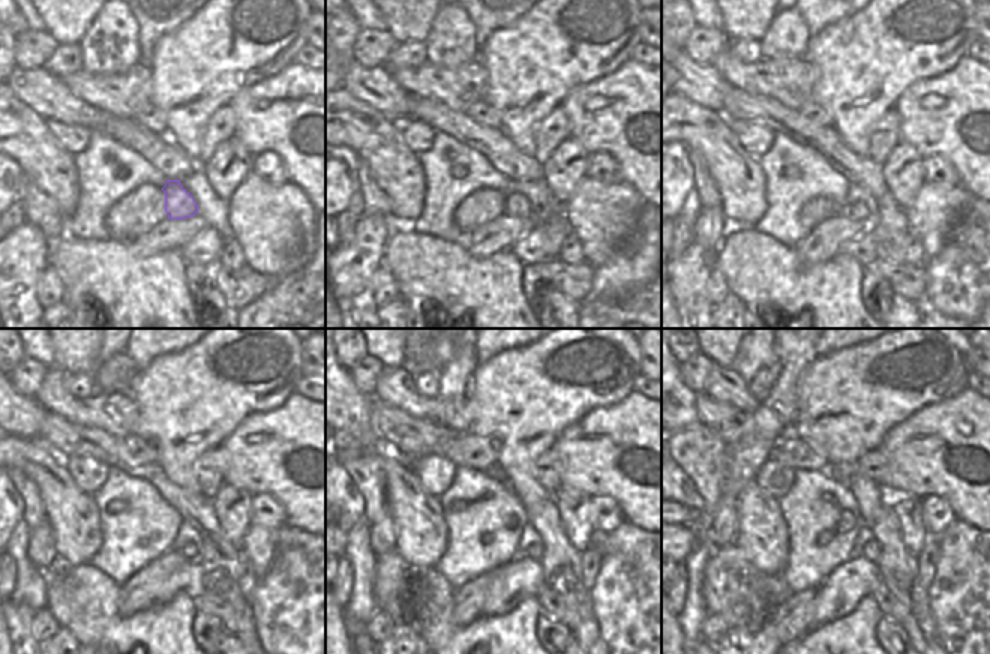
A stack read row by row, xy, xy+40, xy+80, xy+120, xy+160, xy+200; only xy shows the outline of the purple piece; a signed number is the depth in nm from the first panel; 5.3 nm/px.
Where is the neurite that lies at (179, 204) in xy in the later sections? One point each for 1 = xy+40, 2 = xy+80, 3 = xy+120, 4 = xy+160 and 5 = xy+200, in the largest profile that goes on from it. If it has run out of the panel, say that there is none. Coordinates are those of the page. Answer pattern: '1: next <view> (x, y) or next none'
1: next xy+40 (516, 206)
2: next xy+80 (858, 210)
3: next xy+120 (188, 551)
4: next xy+160 (534, 552)
5: next xy+200 (872, 551)

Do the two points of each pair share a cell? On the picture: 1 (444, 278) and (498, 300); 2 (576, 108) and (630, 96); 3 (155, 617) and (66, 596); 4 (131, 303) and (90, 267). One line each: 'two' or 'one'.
1: one
2: one
3: one
4: one

